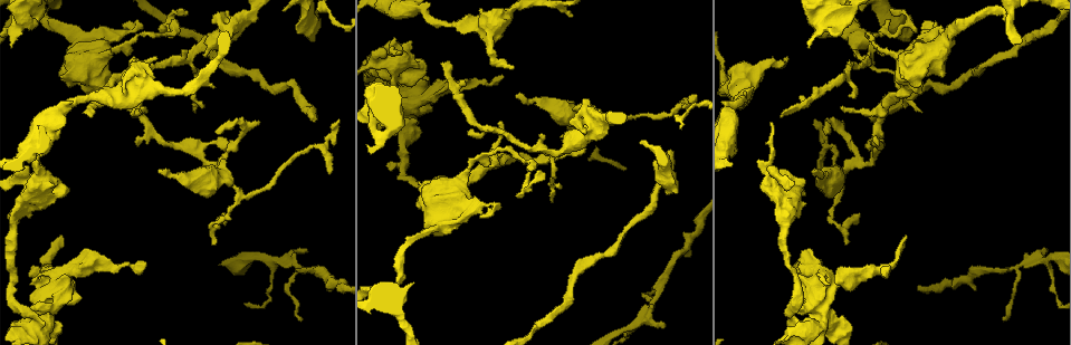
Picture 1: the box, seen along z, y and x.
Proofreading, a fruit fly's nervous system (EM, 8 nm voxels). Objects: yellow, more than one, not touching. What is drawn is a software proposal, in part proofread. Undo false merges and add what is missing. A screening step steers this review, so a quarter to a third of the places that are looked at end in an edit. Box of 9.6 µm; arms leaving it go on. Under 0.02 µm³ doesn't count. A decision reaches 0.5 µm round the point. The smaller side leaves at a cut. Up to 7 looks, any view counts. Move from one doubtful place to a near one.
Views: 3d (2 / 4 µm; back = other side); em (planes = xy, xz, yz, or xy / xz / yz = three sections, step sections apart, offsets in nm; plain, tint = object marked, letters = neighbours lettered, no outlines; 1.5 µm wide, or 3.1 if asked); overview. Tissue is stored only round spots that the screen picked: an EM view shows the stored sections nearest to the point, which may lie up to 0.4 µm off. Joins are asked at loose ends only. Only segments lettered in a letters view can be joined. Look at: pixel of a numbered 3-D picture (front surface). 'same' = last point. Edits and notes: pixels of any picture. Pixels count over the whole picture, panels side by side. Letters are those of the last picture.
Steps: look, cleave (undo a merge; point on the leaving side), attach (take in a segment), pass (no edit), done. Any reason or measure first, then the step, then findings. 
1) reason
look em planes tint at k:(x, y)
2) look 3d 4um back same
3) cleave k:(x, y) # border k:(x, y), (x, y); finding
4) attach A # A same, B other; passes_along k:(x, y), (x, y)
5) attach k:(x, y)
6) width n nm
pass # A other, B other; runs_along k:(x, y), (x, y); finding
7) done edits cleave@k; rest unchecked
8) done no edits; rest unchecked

free end
look 3d 4um at 1:(300, 318)

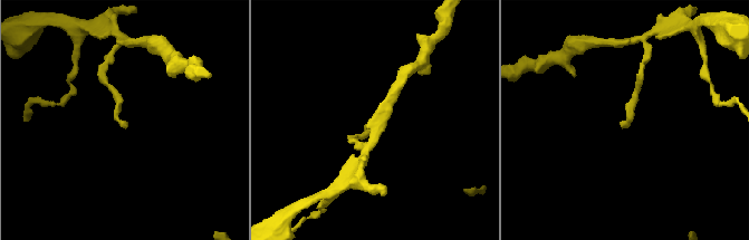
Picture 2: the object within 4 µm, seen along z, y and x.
look em planes letters at 2:(622, 124)

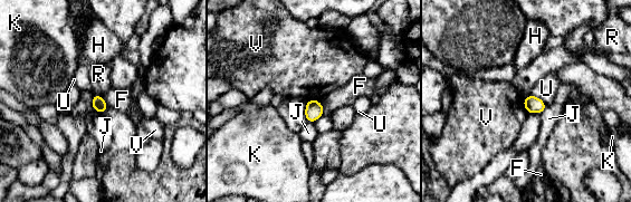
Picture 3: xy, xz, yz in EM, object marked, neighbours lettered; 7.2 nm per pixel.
width 100 nm; longest_contact U 150 nm
pass # F other, H other, J other, K other, R other, U other, V other; no lettered segment goes on from it

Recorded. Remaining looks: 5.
free end
look em planes tint at 1:(905, 237)

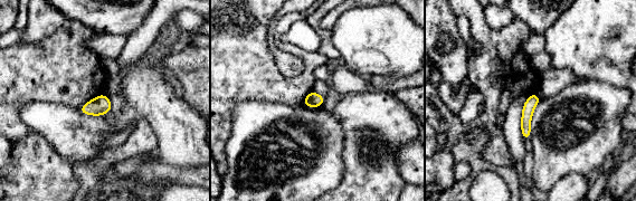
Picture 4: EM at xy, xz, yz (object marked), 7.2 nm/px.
what lies round it
look em planes letters same

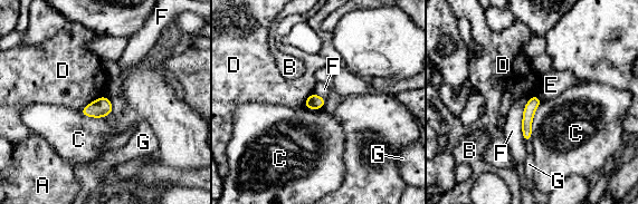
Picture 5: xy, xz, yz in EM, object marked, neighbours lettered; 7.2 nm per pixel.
width 90 nm
pass # A other, B other, C other, D other, E other, F other, G other; border 5:(104, 94), (79, 109); no lettered segment goes on from it

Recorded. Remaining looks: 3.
an open end
look 3d 4um at 1:(782, 116)

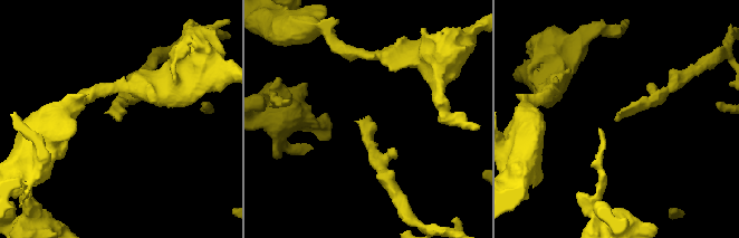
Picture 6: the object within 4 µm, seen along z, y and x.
shape alone is not enough
look em planes letters at 6:(116, 117)

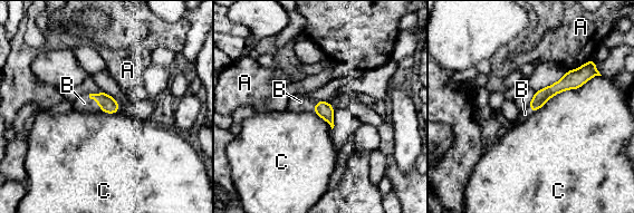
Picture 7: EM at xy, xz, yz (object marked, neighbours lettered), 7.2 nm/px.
width 110 nm
attach B # A other, B same, C other; passes_along 7:(107, 104), (96, 102), (84, 103); the neuron continues

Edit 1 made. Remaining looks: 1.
done edits attach@7; rest unchecked

